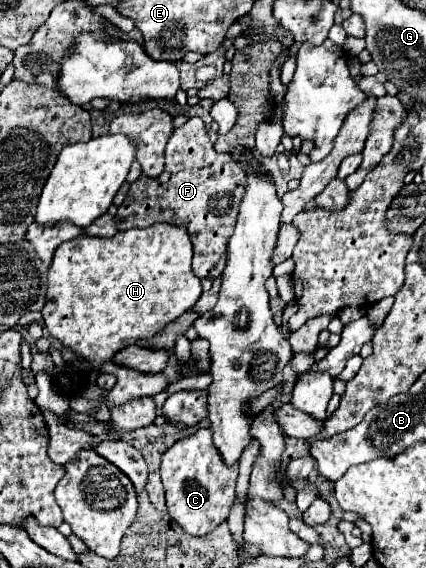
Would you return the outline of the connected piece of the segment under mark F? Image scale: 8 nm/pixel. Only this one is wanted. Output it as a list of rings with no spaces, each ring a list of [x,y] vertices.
[[[191,116],[183,126],[175,128],[165,146],[165,170],[159,178],[139,176],[117,210],[117,228],[147,228],[155,222],[185,226],[193,242],[193,272],[199,278],[215,278],[227,262],[227,242],[233,234],[239,200],[245,188],[245,170],[231,154],[217,154],[205,124],[199,116]]]

